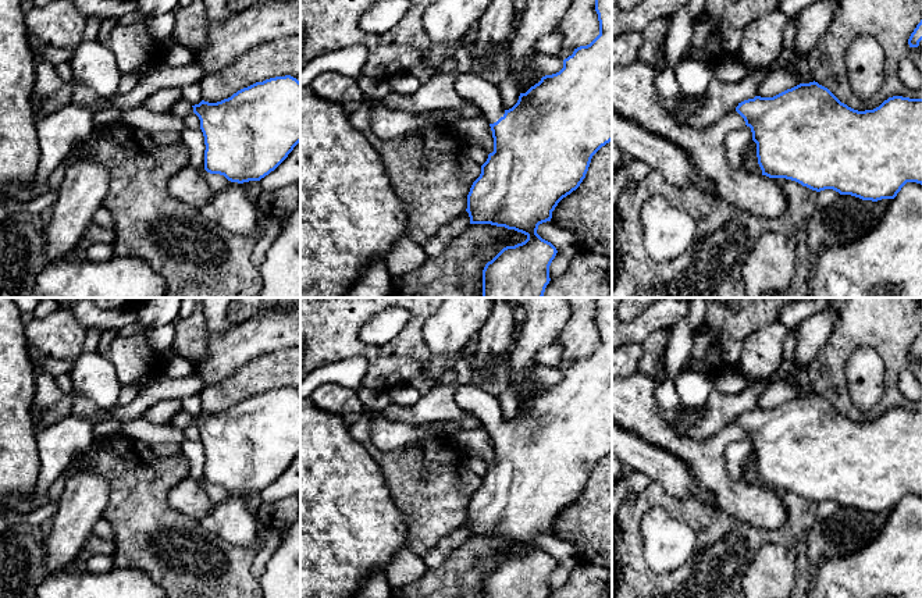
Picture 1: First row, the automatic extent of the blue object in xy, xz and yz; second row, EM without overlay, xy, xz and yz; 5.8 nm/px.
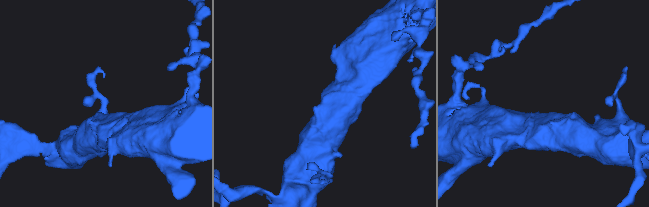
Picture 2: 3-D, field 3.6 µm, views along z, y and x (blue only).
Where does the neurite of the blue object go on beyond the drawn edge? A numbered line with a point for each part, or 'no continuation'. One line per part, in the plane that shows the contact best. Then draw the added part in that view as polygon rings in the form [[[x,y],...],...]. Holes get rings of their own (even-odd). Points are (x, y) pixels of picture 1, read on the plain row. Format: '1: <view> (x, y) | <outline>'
1: xz (472, 398) | [[[455,384],[453,399],[456,405],[473,413],[490,435],[505,426],[498,398],[476,384]]]

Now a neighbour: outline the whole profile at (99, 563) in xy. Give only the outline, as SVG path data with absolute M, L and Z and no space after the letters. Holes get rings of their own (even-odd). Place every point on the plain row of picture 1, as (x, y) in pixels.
M107 555L90 556L86 560L85 570L92 573L102 573L114 566L114 558Z

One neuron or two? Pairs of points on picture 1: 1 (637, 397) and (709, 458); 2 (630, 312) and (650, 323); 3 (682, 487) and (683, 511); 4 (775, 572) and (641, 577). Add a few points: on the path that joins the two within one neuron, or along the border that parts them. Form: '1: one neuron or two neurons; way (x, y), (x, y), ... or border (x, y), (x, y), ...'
1: one neuron; way (648, 417), (675, 444), (689, 449)
2: two neurons; border (643, 312), (626, 323)
3: two neurons; border (655, 481), (675, 497), (696, 498), (715, 508)
4: two neurons; border (764, 545), (757, 552), (740, 583)

